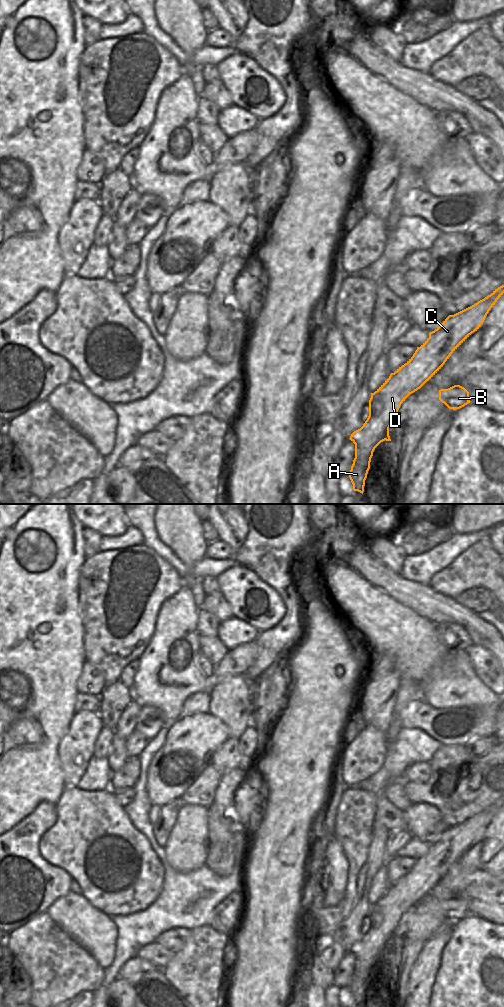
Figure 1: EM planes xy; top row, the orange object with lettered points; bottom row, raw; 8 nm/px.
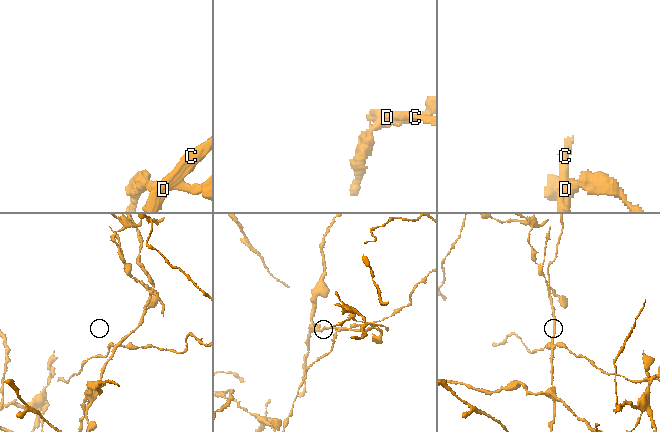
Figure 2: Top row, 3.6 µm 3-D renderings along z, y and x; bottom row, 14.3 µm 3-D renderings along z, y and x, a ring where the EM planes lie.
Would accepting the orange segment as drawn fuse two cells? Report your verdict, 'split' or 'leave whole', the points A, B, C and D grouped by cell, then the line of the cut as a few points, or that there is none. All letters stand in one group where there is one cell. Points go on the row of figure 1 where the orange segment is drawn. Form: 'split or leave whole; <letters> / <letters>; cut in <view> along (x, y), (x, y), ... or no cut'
split; A C D / B; cut in xy along (423, 384), (409, 383), (401, 391)

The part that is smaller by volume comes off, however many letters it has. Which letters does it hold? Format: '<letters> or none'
B

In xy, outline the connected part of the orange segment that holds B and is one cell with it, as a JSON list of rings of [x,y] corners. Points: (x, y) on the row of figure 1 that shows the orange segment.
[[[460,385],[439,390],[439,400],[449,409],[460,409],[470,403],[469,392]]]

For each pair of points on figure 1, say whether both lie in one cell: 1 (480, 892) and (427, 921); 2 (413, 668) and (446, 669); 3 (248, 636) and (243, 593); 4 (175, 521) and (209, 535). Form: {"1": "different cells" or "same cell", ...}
{"1": "different cells", "2": "different cells", "3": "different cells", "4": "different cells"}

